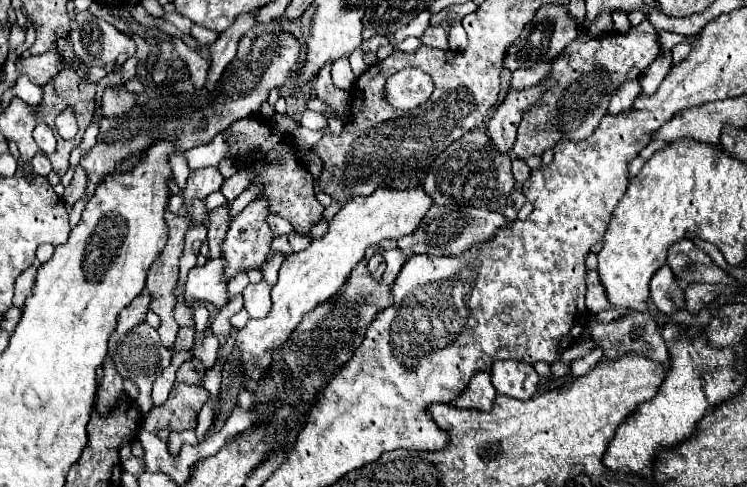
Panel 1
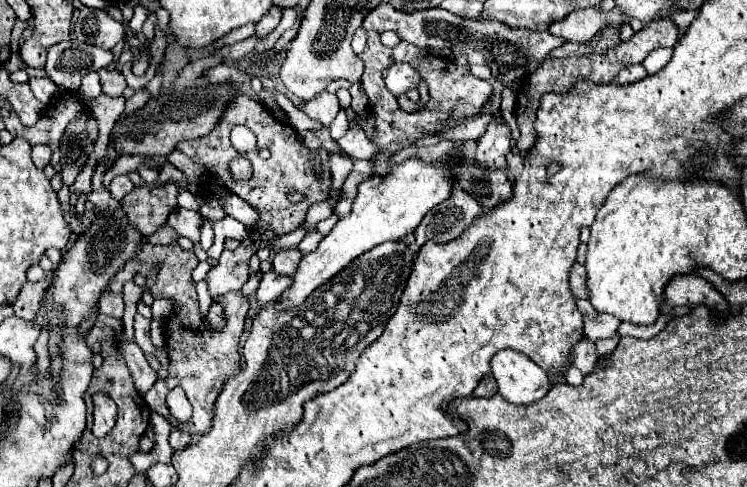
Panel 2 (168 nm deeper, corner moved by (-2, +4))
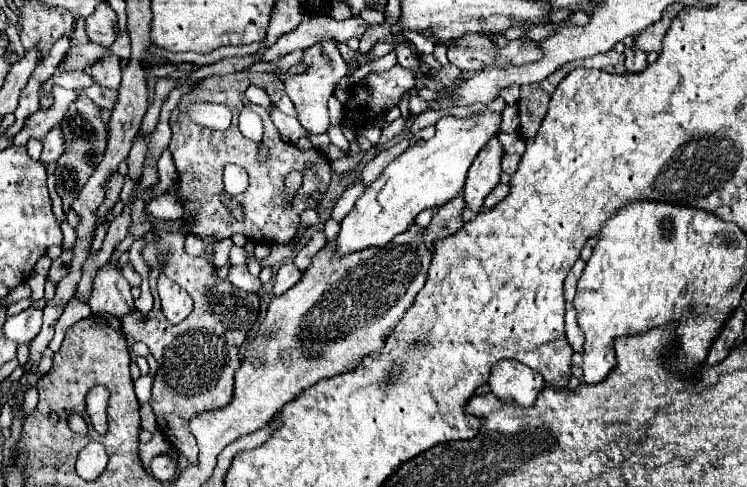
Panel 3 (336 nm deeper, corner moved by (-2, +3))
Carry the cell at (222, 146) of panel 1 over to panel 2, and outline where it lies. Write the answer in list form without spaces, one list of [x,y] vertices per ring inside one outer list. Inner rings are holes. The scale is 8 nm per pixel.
[[[130,155],[130,157],[120,157],[120,159],[114,163],[113,167],[110,168],[110,171],[104,175],[103,184],[105,187],[108,187],[116,175],[128,175],[130,171],[136,171],[140,163],[142,163],[142,157],[134,157],[134,155]]]

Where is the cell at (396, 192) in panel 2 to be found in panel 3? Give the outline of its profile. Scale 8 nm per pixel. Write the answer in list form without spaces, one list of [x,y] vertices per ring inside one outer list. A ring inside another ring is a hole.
[[[482,112],[468,120],[444,116],[436,124],[434,138],[412,144],[404,154],[392,160],[378,180],[366,186],[364,194],[356,200],[352,212],[340,222],[336,240],[336,254],[346,256],[372,246],[386,246],[396,234],[408,230],[414,218],[428,208],[442,206],[454,200],[466,182],[466,172],[476,154],[486,146],[492,134],[500,132],[500,114]]]

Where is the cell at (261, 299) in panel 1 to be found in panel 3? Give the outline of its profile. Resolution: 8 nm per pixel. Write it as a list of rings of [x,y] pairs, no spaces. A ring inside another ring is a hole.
[[[286,262],[278,268],[276,276],[274,276],[274,286],[272,286],[272,294],[274,296],[280,296],[284,294],[286,290],[290,290],[298,280],[300,280],[302,272],[292,264],[292,262]]]

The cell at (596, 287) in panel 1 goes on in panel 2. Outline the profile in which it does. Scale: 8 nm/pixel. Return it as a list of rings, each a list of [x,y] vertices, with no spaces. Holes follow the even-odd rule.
[[[574,263],[574,267],[570,269],[570,291],[572,291],[572,295],[576,295],[576,299],[586,299],[584,281],[586,281],[584,265]]]

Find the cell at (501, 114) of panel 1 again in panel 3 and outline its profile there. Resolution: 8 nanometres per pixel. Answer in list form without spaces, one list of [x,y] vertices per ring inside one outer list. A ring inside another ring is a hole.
[[[492,136],[488,140],[488,144],[480,150],[476,160],[472,162],[466,184],[464,184],[464,200],[466,200],[468,208],[474,208],[474,212],[480,212],[476,208],[482,208],[484,198],[500,182],[502,156],[504,156],[504,148],[502,148],[498,136]]]

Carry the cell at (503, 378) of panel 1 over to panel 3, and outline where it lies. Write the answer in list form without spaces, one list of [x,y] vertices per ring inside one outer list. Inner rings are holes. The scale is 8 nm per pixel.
[[[500,360],[492,366],[488,384],[492,394],[496,394],[500,400],[510,400],[528,408],[542,392],[544,378],[518,360]]]

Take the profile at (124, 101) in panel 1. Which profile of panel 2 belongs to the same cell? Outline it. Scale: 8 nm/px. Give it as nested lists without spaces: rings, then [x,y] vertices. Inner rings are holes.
[[[100,69],[98,75],[100,75],[102,93],[106,93],[110,97],[120,97],[124,93],[126,81],[124,81],[120,71],[116,71],[116,69]]]

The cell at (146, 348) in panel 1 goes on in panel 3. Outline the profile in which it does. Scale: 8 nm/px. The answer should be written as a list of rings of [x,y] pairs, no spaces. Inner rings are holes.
[[[104,264],[104,268],[94,278],[88,306],[93,315],[108,314],[121,318],[123,314],[136,312],[130,284],[122,276],[122,272],[112,268],[110,264]]]

